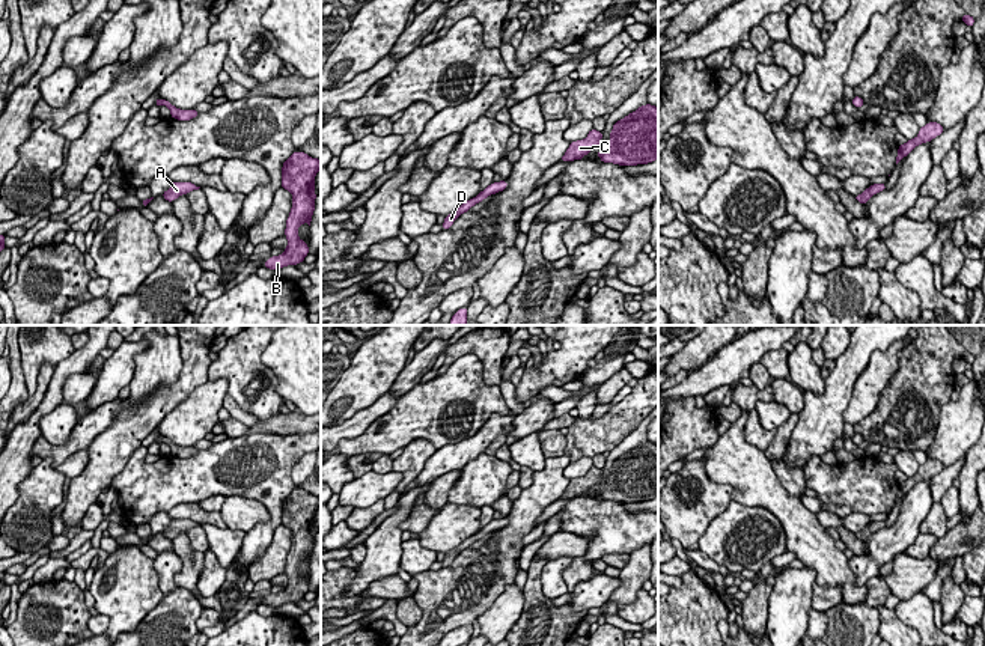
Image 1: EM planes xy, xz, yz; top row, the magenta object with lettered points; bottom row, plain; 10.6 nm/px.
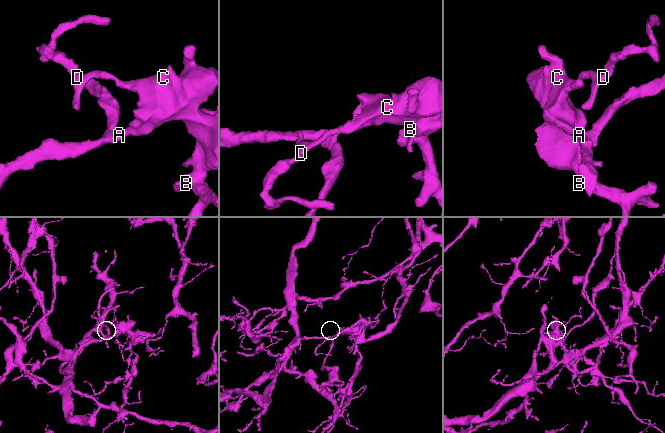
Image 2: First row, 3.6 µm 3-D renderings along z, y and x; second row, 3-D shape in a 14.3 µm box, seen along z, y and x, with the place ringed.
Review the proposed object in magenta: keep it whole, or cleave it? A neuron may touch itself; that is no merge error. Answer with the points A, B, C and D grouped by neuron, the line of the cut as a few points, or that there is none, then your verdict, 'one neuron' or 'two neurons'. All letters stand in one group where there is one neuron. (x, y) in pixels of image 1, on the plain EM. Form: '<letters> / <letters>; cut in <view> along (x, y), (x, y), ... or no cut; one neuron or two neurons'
A B C D; no cut; one neuron

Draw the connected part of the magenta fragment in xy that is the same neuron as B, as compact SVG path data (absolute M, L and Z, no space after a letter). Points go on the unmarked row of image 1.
M294 489L282 504L282 526L292 532L292 545L286 557L285 574L288 584L279 593L271 593L264 604L280 607L288 602L304 599L309 592L307 581L298 575L298 565L303 560L310 563L315 548L315 513L321 507L319 495L312 495L304 489Z

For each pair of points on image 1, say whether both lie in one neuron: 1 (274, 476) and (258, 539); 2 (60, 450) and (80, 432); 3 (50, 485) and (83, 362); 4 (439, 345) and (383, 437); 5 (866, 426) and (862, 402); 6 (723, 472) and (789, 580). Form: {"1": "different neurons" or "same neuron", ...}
{"1": "same neuron", "2": "same neuron", "3": "different neurons", "4": "different neurons", "5": "different neurons", "6": "different neurons"}

